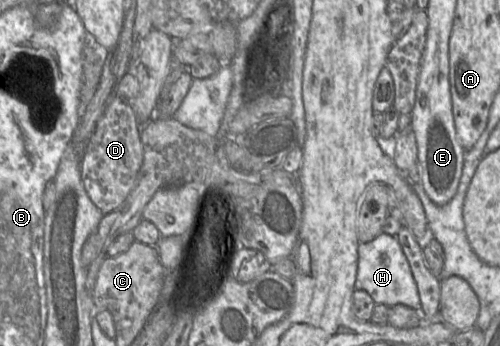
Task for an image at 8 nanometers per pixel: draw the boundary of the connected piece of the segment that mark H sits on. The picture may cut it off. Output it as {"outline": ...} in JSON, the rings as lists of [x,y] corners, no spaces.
{"outline":[[[382,232],[370,242],[359,243],[357,251],[355,289],[366,291],[375,304],[384,304],[389,307],[401,304],[421,312],[417,284],[396,236]]]}

